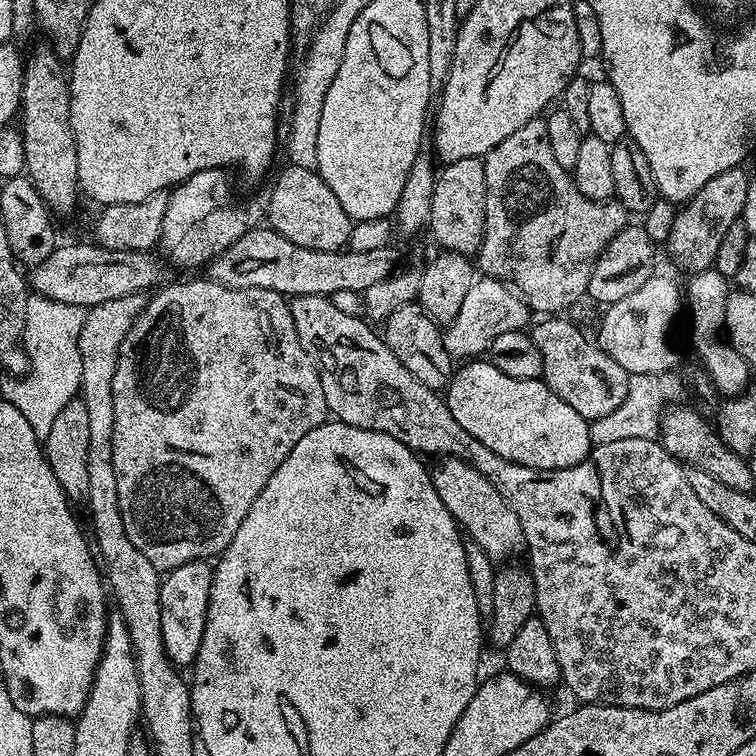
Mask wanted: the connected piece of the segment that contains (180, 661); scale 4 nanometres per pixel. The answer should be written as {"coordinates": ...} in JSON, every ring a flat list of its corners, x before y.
{"coordinates":[[195,560,167,569,161,579,162,642,169,660,177,669,184,670,184,667,187,669,195,665,196,655,202,646,202,634,206,630,206,614,210,606,212,569,213,565,208,560]]}

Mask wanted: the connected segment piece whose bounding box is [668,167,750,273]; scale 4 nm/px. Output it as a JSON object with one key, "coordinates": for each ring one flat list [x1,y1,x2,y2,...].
{"coordinates":[[739,167,714,174,714,178,710,178,710,182,706,182,706,186,702,186,702,190,698,190,698,194,694,194,694,198,690,198,677,211,680,213,671,217,673,220,672,229,668,232,668,248,673,258,682,267,688,268,689,273,702,272,715,265,718,245,726,235,726,230,730,230,730,226,743,217,750,183,750,177,744,171,743,167]]}

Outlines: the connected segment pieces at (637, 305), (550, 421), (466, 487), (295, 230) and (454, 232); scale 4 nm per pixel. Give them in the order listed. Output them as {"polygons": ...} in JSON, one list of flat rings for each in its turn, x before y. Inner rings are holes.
{"polygons":[[[654,274,646,278,639,290,634,290,622,302,614,302,603,309,598,343,629,376,634,374,671,373,676,367,676,348,672,345,672,327,682,316,682,288,668,276]],[[472,358,461,363,452,373,452,381,446,389,446,399,450,414,454,414,458,426,462,426,466,434,478,438,482,446,490,446,494,454,531,468,578,466,578,462,588,457,594,447,589,421,584,420,582,414,574,410,574,406,566,406,558,394,548,389,543,379,510,378,510,374,502,374,502,370,498,370,498,366,494,366,488,358]],[[441,456,431,465,430,471,434,490,438,490,438,498,442,498,446,510,450,510,450,514,466,533,467,539,482,546,482,550,492,561,508,562,516,558,519,552,521,555,525,551,518,514,510,510,502,494,498,494,498,490,494,490,494,486,490,486,490,482,486,482,486,478,478,474,478,470,474,470,474,466,462,462,462,458]],[[288,164,276,176,272,184,272,193,266,196,268,210,267,223,282,238,290,238,298,246,306,246,310,250,341,251,352,237,353,221,342,210,342,202,334,195,334,190,326,186,315,168,303,168]],[[479,156,458,158,458,162,450,162,439,169,434,194,430,202,430,218,427,227,432,228,432,236,446,252,457,252,469,258,475,257,480,250,486,226,486,170,483,159]]]}

